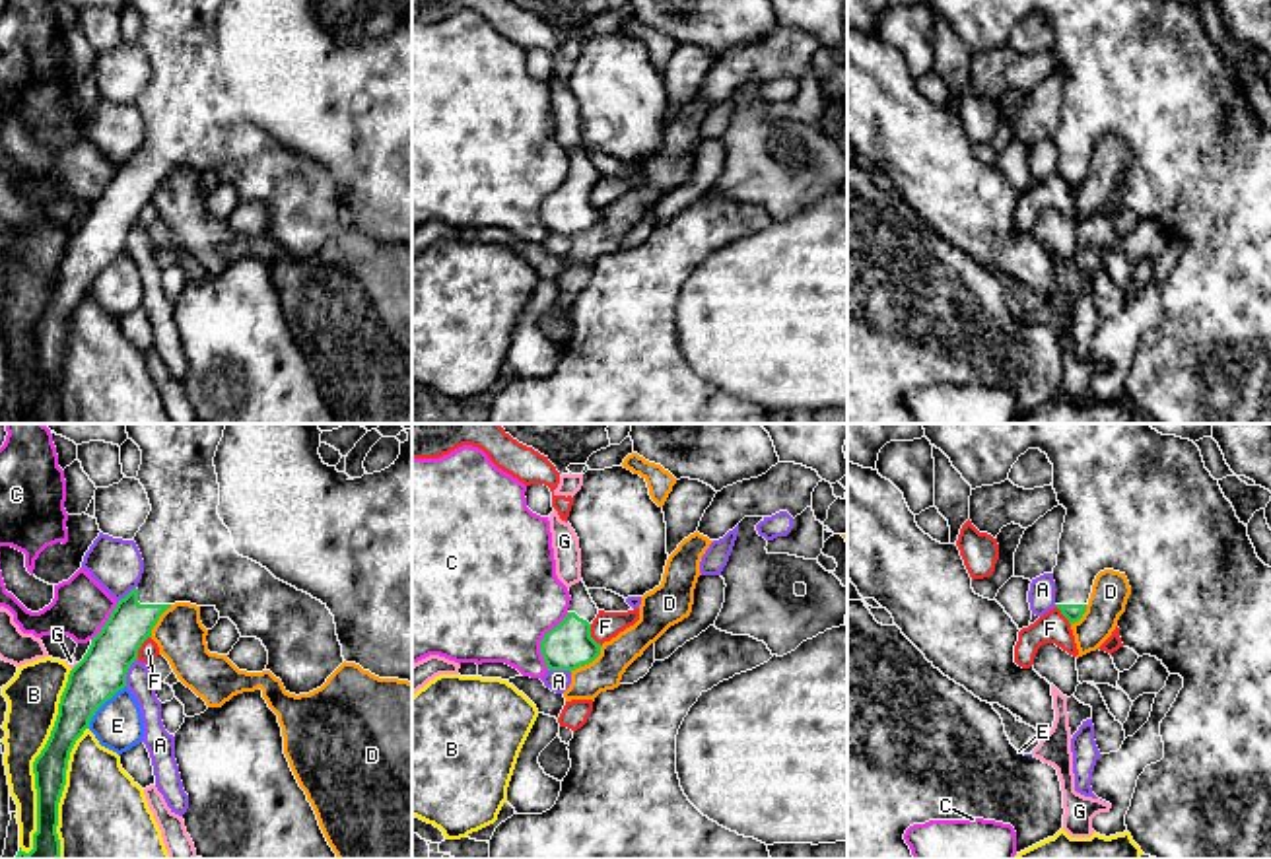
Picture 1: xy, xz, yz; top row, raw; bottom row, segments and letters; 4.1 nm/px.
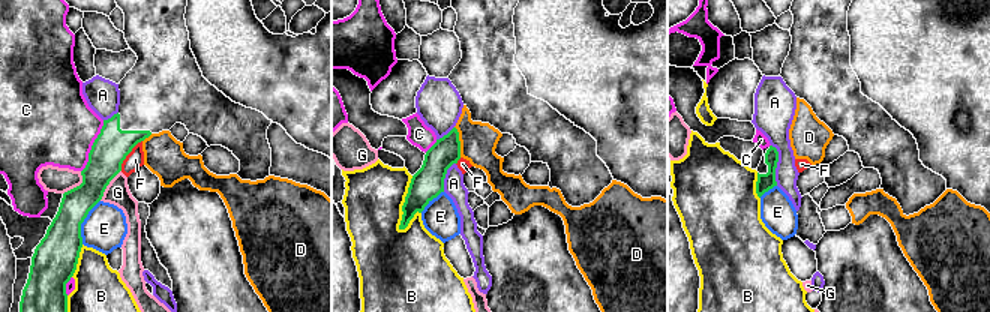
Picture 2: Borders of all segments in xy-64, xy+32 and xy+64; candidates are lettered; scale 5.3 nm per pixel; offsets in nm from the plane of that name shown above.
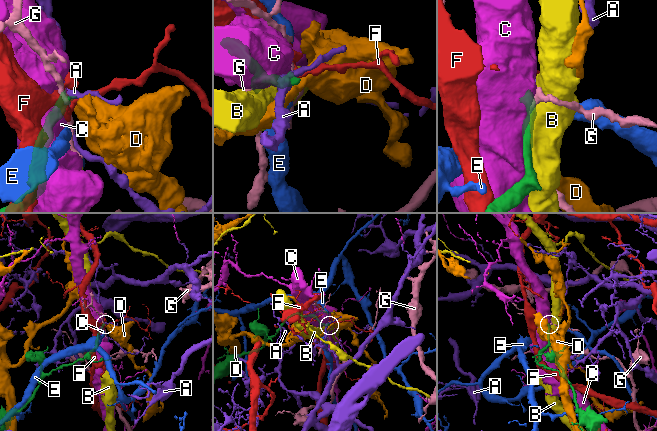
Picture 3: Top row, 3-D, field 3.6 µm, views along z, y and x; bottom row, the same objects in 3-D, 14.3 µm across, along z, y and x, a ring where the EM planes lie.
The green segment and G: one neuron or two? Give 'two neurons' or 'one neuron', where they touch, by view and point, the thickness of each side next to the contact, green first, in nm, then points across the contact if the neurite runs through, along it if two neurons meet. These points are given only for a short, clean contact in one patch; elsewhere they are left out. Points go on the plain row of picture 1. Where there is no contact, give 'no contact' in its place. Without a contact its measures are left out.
two neurons | xy (74, 232) | 200/40 nm | along xy (78, 228), (72, 234)

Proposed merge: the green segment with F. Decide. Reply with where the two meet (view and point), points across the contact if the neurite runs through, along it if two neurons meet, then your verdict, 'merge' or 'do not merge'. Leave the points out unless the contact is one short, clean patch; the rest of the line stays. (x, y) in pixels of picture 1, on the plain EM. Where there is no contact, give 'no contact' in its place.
xy (140, 210) | do not merge

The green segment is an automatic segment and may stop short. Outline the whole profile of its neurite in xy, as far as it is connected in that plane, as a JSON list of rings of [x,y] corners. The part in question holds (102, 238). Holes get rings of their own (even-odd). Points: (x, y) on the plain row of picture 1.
[[[128,0],[128,4],[132,4],[142,16],[142,29],[136,45],[144,51],[152,70],[146,87],[132,103],[142,119],[144,138],[138,152],[117,167],[101,196],[91,204],[84,223],[68,239],[54,292],[45,313],[33,326],[37,354],[37,396],[33,398],[33,414],[25,418],[19,412],[16,424],[60,422],[60,404],[56,398],[58,367],[66,350],[70,317],[84,295],[89,293],[89,286],[95,276],[126,251],[126,237],[138,223],[138,214],[148,202],[152,202],[152,194],[159,181],[175,167],[214,171],[220,177],[220,183],[229,183],[237,190],[241,202],[260,204],[268,216],[266,235],[280,243],[286,257],[290,258],[299,260],[321,253],[326,243],[344,227],[334,181],[326,169],[276,144],[266,132],[235,117],[231,97],[218,80],[220,49],[214,21],[222,2],[223,0]]]

